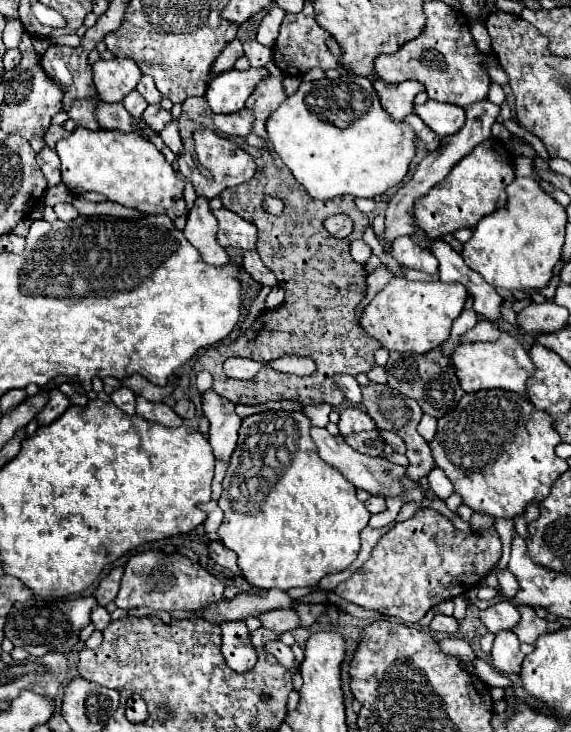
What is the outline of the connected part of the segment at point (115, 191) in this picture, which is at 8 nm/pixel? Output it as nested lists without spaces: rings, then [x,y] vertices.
[[[75,128],[71,136],[57,142],[55,150],[61,160],[61,182],[73,196],[101,192],[111,202],[141,210],[145,214],[161,212],[171,218],[185,214],[183,180],[177,178],[175,170],[163,158],[163,154],[149,140],[135,132],[91,132],[85,128]]]

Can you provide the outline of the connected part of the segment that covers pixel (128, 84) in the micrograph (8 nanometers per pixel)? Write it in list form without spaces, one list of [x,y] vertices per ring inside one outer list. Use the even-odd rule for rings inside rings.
[[[129,58],[97,60],[93,64],[95,88],[103,102],[121,102],[141,80],[139,66]],[[119,96],[119,98],[109,98]]]

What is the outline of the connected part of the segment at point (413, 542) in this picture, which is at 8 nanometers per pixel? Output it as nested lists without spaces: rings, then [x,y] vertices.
[[[421,508],[413,518],[395,524],[393,530],[383,534],[371,558],[347,580],[347,588],[339,584],[335,594],[361,608],[377,610],[405,624],[417,624],[439,602],[461,596],[477,586],[499,558],[501,540],[493,528],[483,532],[457,532],[449,518],[433,508]]]

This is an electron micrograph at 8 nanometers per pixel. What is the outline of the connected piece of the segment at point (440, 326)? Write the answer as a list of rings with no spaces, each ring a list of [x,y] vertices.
[[[391,278],[389,284],[371,300],[361,316],[367,336],[375,338],[389,352],[425,354],[441,346],[451,332],[453,320],[463,312],[467,290],[461,284],[411,282],[407,278]]]

